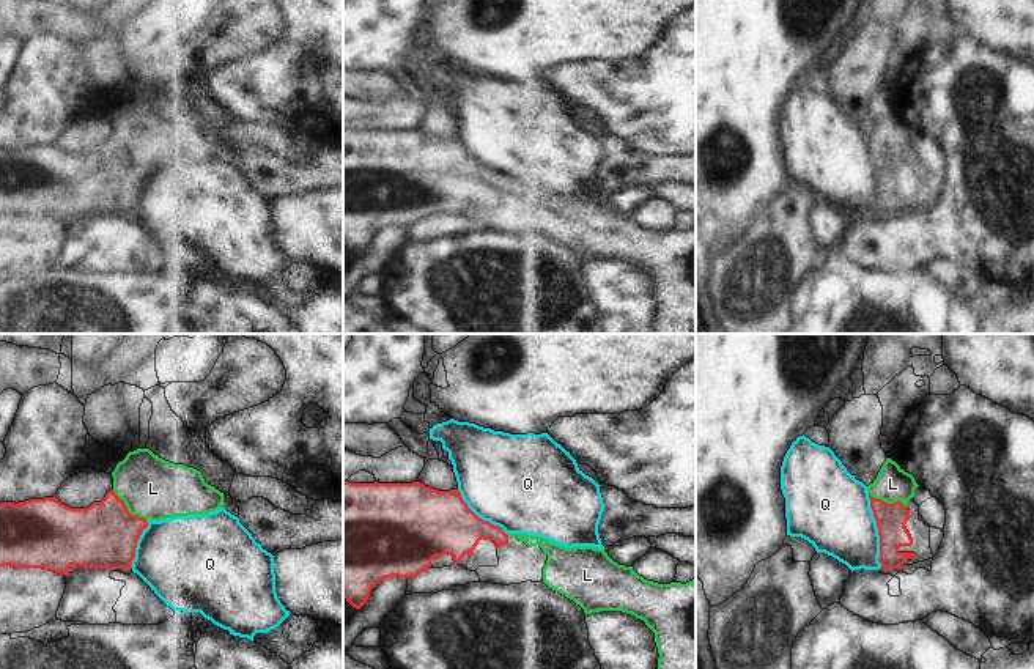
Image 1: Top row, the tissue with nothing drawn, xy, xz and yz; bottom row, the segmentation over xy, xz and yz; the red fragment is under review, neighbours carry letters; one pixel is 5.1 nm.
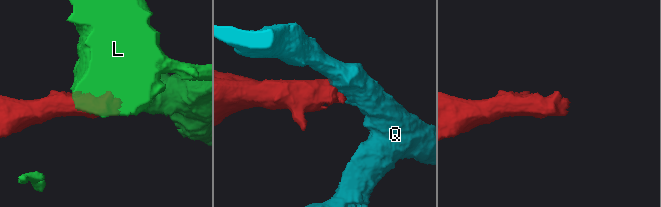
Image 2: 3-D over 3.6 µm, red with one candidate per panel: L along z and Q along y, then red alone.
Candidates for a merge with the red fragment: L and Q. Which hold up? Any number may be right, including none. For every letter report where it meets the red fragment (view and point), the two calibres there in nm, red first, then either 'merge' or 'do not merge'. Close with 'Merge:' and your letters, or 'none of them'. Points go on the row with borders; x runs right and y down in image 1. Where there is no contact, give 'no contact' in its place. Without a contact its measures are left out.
L: contact xy (128, 510); calibres 340 and 320 nm; merge
Q: contact yz (878, 531); calibres 160 and 380 nm; do not merge
Merge: L

